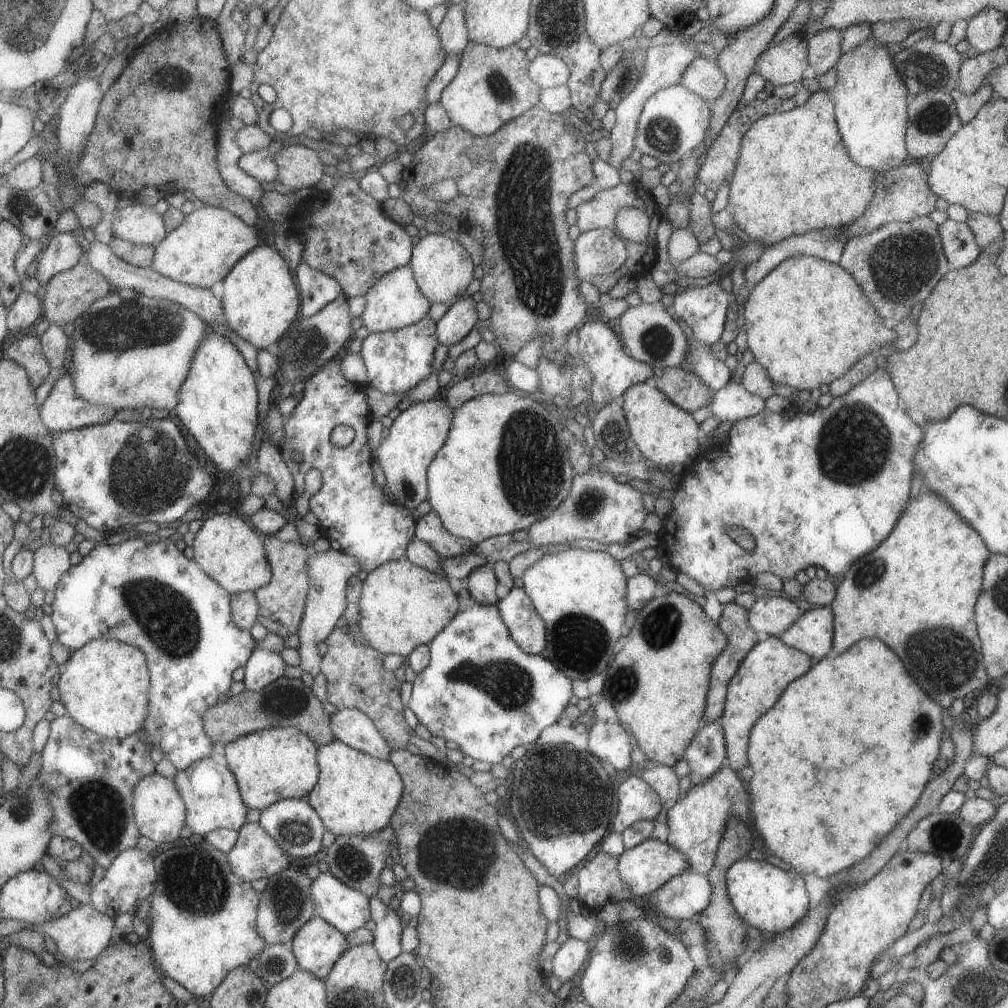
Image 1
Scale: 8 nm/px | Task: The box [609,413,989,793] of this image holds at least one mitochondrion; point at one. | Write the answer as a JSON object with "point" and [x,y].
{"point":[944,661]}

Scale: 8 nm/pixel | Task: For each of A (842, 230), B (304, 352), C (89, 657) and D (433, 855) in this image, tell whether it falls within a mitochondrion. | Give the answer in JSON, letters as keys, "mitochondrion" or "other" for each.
{"A":"other","B":"mitochondrion","C":"other","D":"mitochondrion"}

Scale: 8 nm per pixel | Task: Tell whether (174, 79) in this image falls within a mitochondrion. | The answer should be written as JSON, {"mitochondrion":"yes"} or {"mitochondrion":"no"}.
{"mitochondrion":"yes"}

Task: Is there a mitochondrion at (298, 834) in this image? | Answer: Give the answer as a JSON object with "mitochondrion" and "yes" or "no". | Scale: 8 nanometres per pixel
{"mitochondrion":"yes"}

